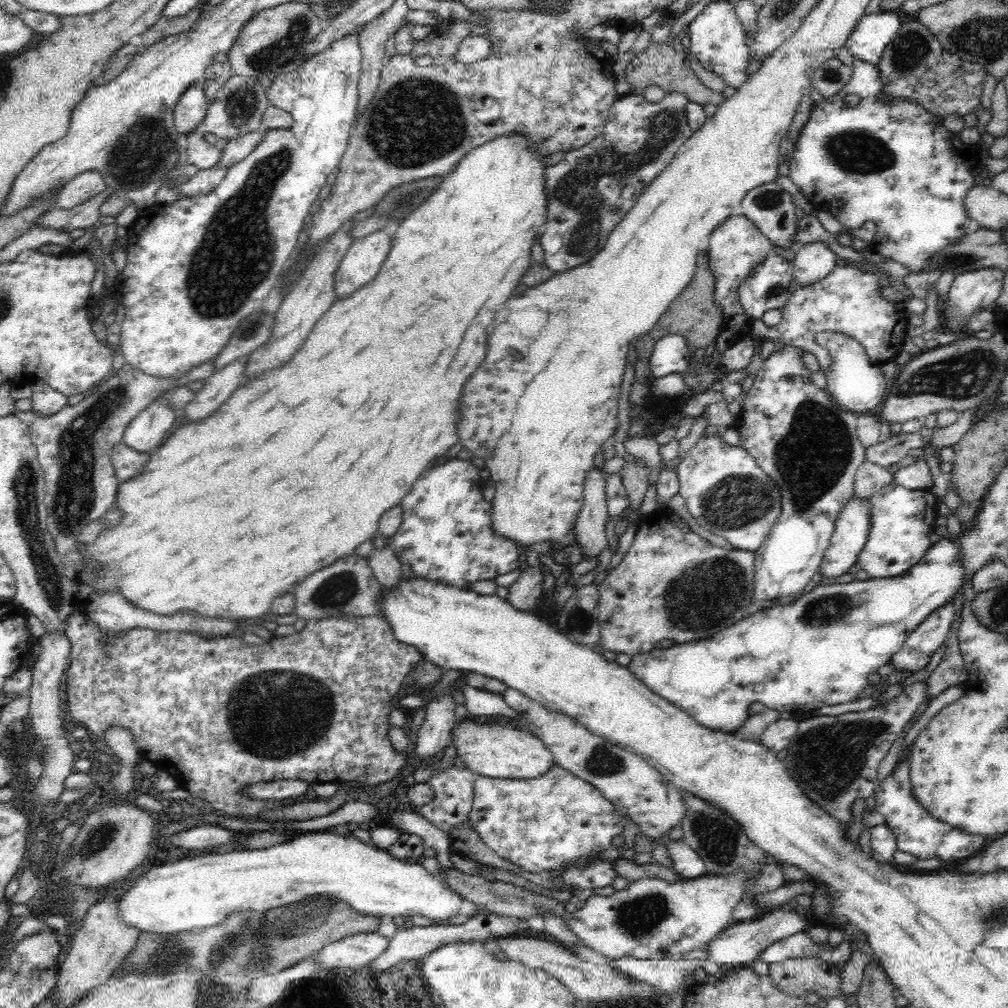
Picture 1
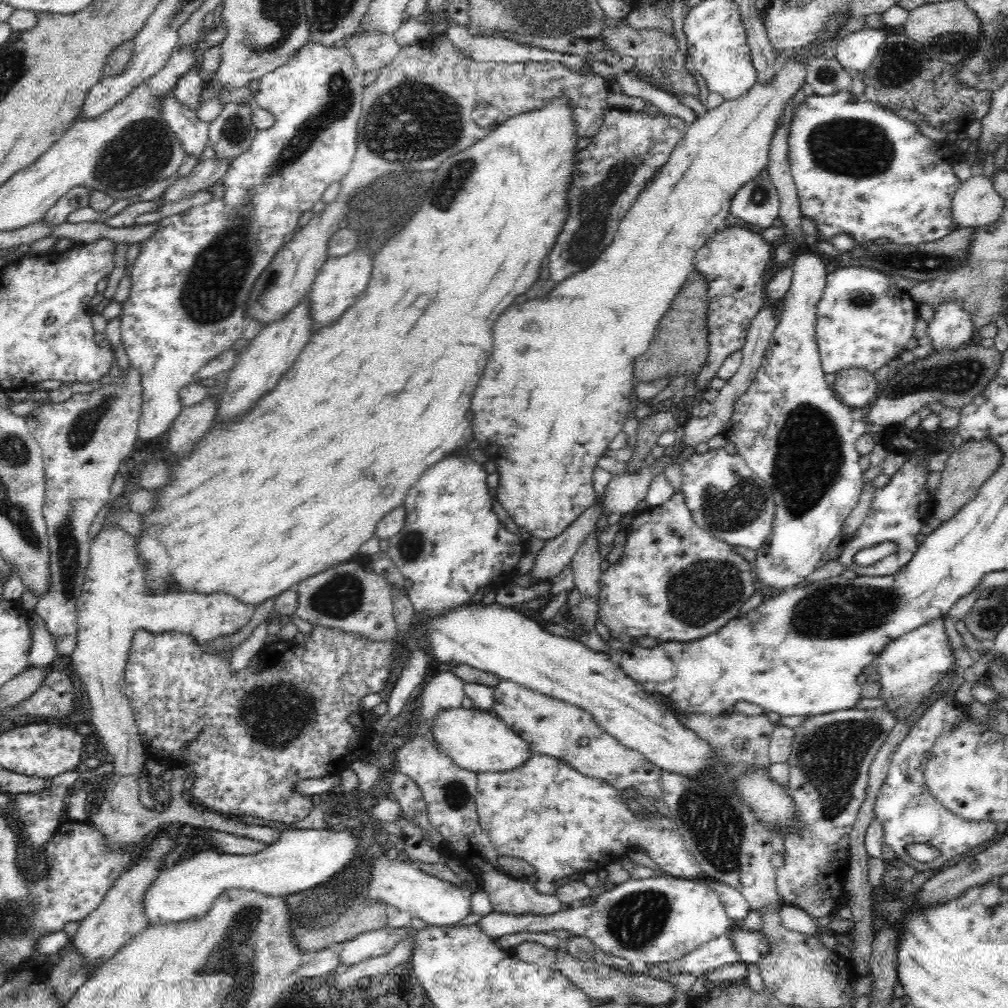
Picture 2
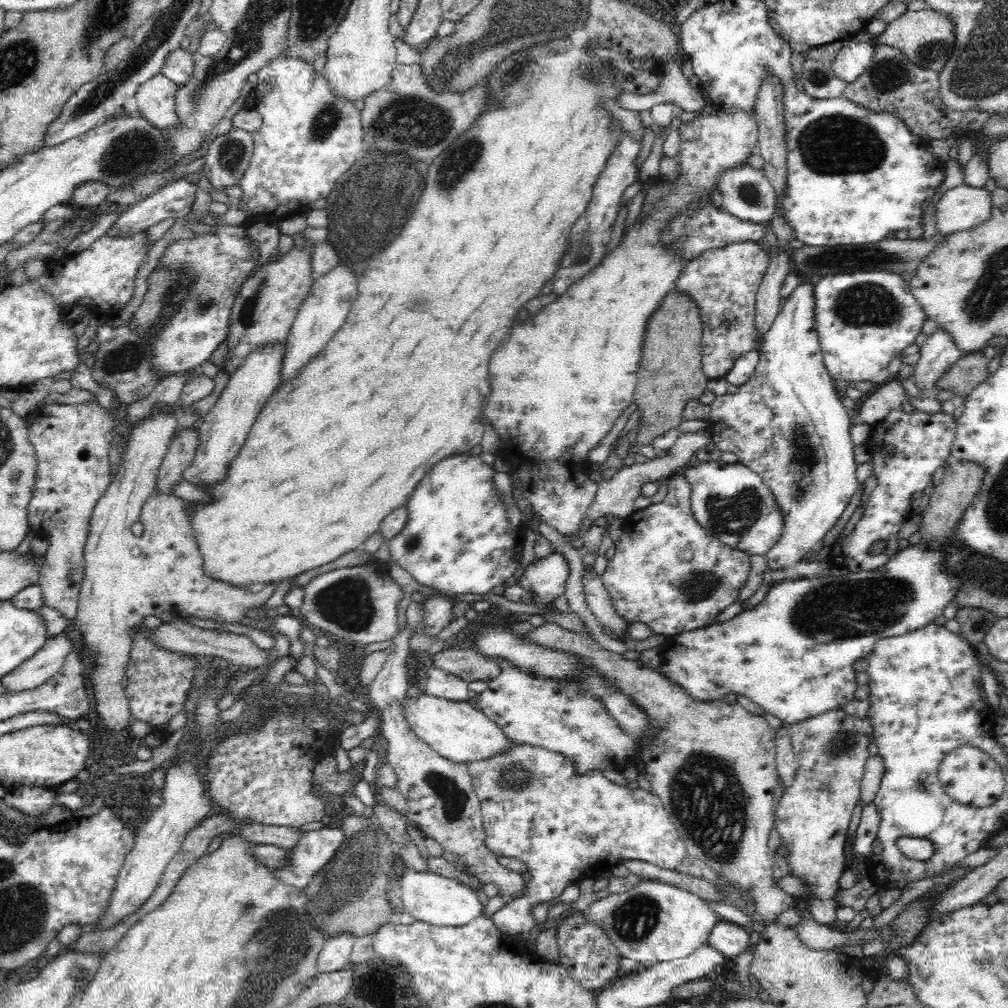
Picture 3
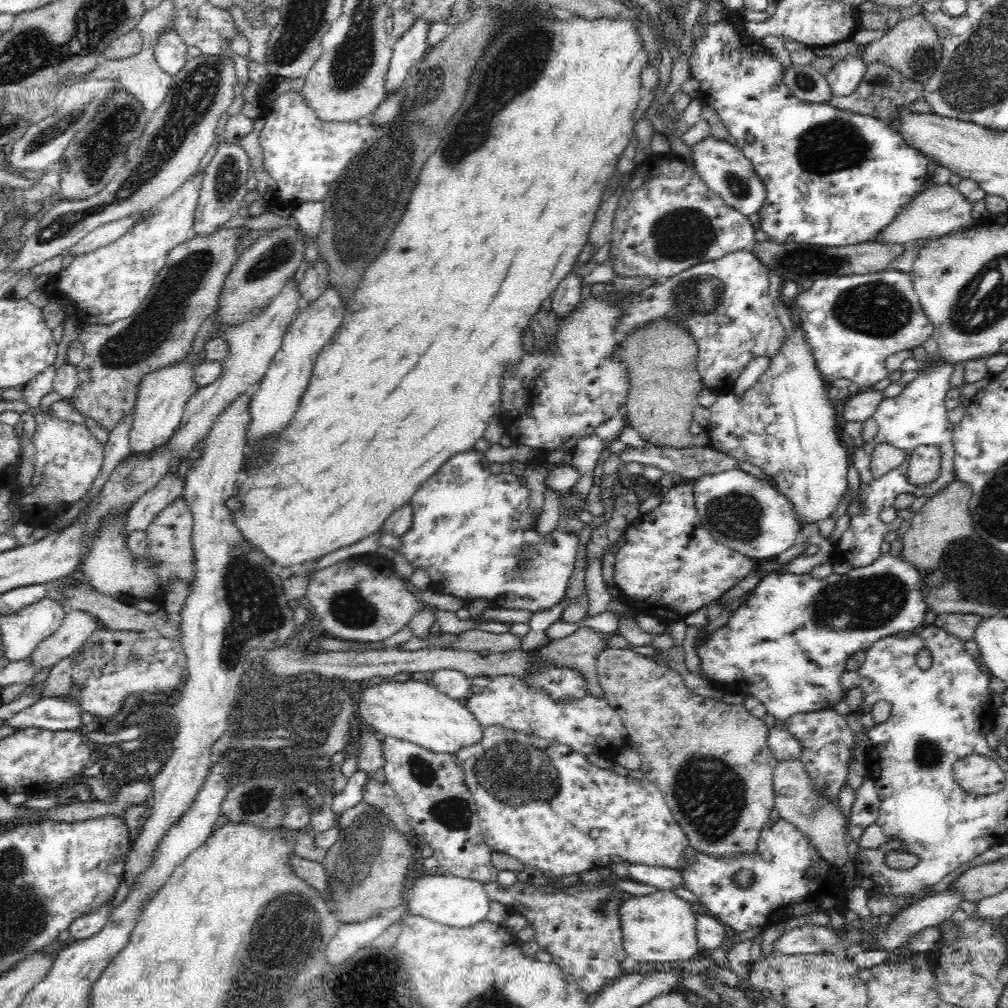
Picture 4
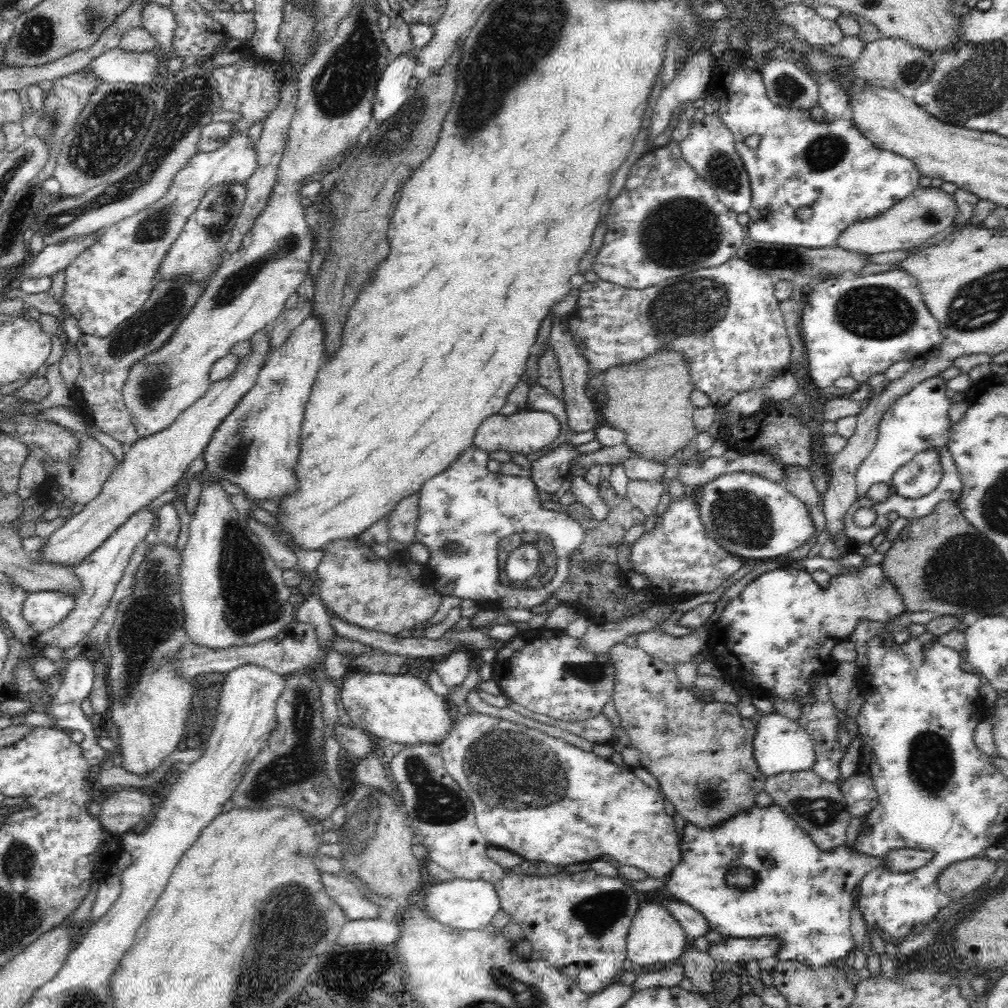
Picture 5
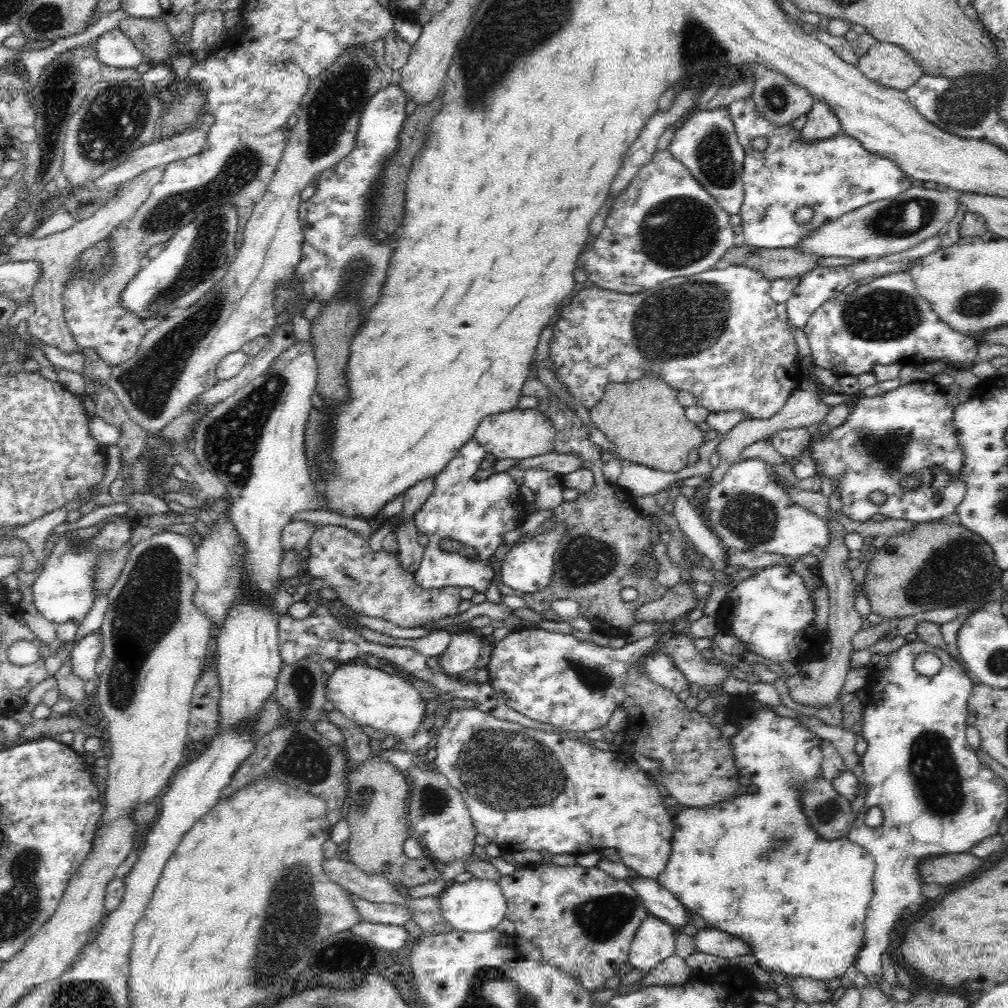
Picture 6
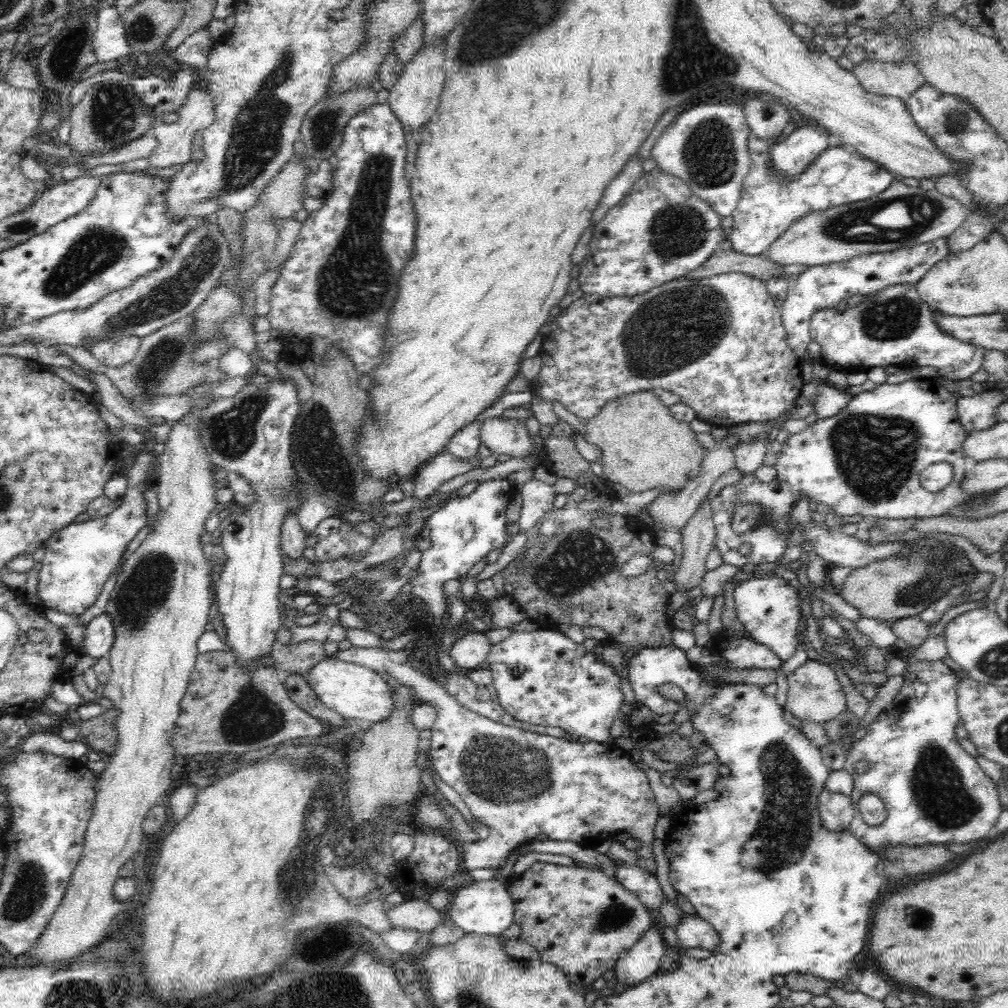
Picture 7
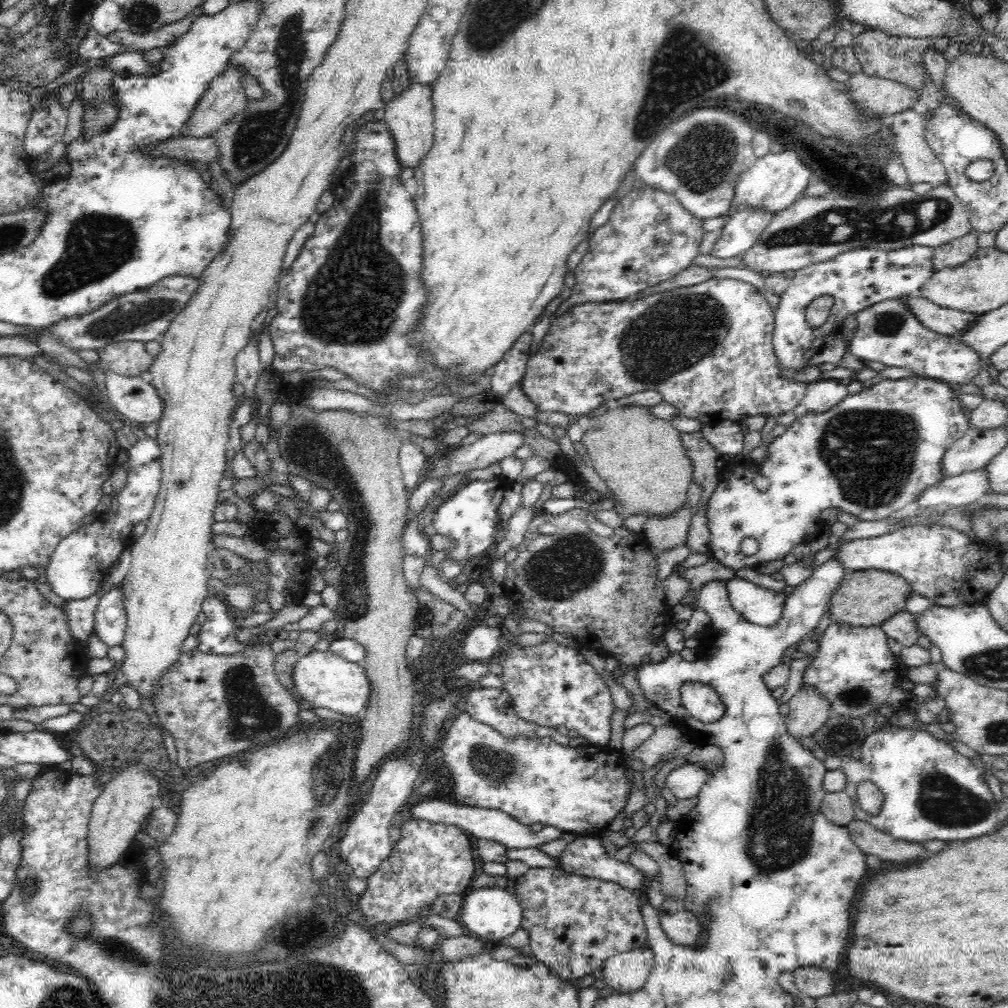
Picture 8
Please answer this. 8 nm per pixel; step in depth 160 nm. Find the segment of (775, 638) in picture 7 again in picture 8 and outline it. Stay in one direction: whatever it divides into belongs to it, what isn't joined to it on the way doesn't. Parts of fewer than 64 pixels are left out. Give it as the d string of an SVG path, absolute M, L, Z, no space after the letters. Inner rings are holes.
M733 577L727 580L729 603L748 622L760 626L772 626L784 608L783 591L762 588L748 580Z

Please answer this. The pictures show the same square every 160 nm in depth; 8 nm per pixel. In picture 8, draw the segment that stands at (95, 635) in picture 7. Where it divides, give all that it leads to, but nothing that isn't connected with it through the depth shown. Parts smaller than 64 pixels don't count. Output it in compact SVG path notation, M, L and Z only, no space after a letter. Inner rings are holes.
M120 582L100 596L93 630L106 646L116 647L122 643L126 629L127 612Z

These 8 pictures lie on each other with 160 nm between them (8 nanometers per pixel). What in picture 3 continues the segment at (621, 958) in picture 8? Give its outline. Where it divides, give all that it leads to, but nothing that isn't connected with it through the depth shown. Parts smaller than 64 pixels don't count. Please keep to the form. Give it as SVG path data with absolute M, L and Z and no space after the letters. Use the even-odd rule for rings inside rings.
M640 880L636 887L626 893L604 893L598 895L597 899L597 902L584 911L585 917L605 930L606 934L609 934L614 946L620 951L623 958L640 962L643 968L657 962L690 956L699 946L706 943L712 926L720 921L702 898L658 881Z

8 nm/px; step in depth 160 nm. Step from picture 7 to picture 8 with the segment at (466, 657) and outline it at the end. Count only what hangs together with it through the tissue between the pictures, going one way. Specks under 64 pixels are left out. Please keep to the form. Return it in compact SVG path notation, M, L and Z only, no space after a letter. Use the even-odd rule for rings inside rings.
M502 625L476 626L464 640L463 650L466 656L474 662L490 661L497 658L499 640L502 635Z

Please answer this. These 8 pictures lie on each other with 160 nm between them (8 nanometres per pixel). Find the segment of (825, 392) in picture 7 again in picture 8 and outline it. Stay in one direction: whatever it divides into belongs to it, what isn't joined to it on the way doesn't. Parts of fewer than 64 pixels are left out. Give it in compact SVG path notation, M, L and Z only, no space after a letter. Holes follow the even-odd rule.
M819 379L809 383L802 404L810 414L824 413L836 407L846 396L846 381Z

